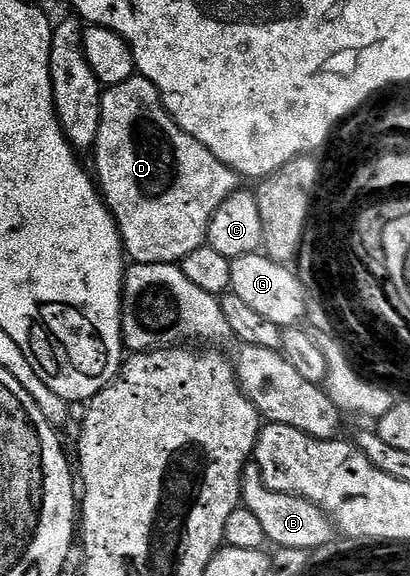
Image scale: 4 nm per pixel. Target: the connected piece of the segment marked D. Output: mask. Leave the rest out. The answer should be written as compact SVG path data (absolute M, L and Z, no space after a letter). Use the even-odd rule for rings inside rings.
M137 74L126 82L111 85L104 92L100 129L94 145L99 187L120 226L127 255L137 264L180 264L194 250L205 247L214 214L242 183L236 171L178 126L163 103L161 92L145 76Z

